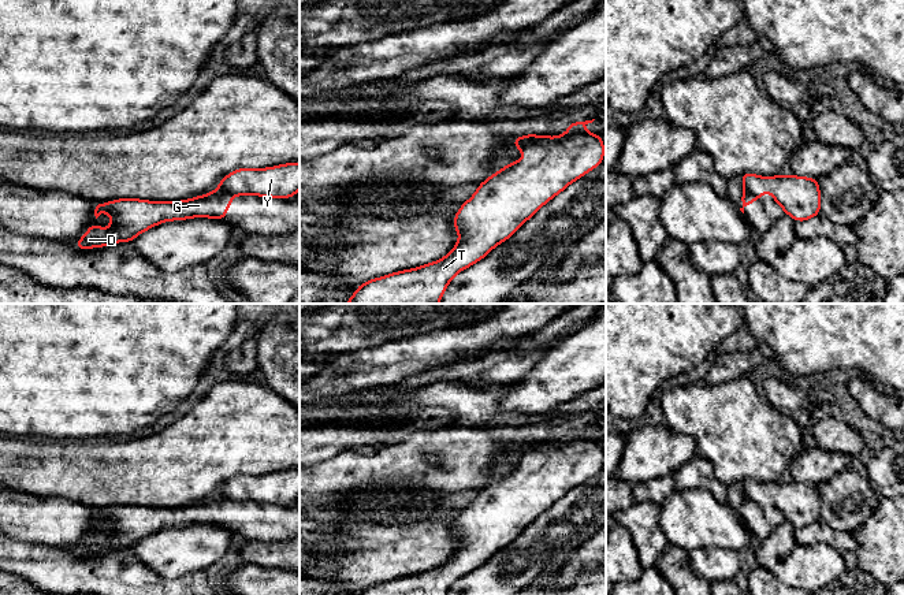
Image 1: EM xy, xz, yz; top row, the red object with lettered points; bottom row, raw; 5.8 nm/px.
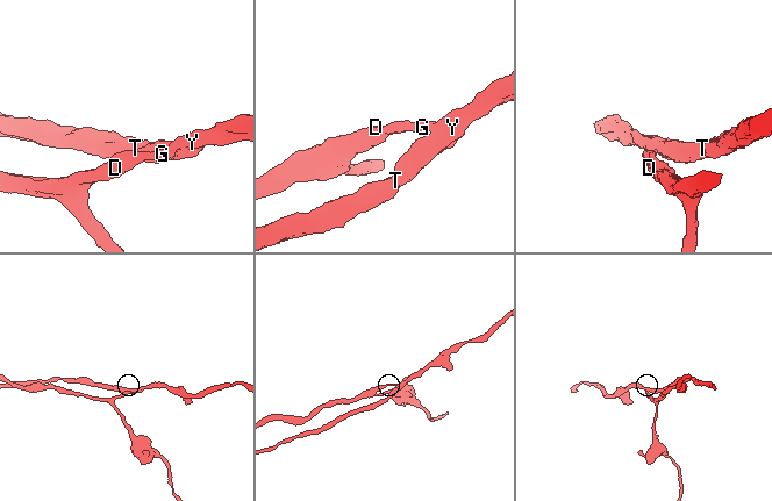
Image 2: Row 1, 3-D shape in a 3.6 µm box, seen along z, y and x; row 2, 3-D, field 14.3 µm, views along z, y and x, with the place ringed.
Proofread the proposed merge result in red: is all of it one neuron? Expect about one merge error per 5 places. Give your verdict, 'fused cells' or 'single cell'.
fused cells

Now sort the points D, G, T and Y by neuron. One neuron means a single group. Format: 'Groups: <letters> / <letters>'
Groups: D G / T Y

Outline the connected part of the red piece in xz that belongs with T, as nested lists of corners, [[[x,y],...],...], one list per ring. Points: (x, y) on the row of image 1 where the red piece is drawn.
[[[594,120],[568,123],[569,130],[559,137],[544,135],[520,150],[528,157],[539,156],[537,163],[532,164],[520,159],[483,181],[476,193],[460,207],[454,216],[453,230],[460,233],[460,239],[447,256],[418,268],[398,271],[360,283],[345,304],[439,304],[450,280],[458,272],[484,259],[495,246],[507,241],[546,202],[604,161],[602,135],[584,130],[584,126]]]

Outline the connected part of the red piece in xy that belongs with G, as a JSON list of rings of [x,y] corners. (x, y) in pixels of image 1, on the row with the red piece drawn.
[[[215,190],[176,202],[146,201],[129,197],[98,204],[94,209],[96,219],[103,212],[109,212],[111,227],[100,228],[92,223],[86,234],[74,242],[74,246],[86,250],[116,242],[133,242],[137,235],[163,222],[186,220],[190,217],[226,220],[232,196],[227,191]]]

